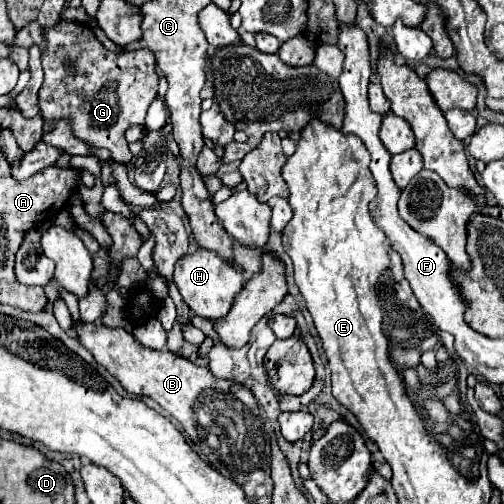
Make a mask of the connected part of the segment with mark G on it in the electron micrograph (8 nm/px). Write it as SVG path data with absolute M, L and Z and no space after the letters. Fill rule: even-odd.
M60 20L46 30L48 46L42 52L44 84L40 88L40 112L46 120L70 118L74 134L96 148L108 148L112 158L128 164L132 154L124 138L124 130L132 124L144 124L146 110L158 94L158 74L154 52L138 50L116 54L106 50L92 28L80 22ZM66 64L74 64L78 72L70 76Z

